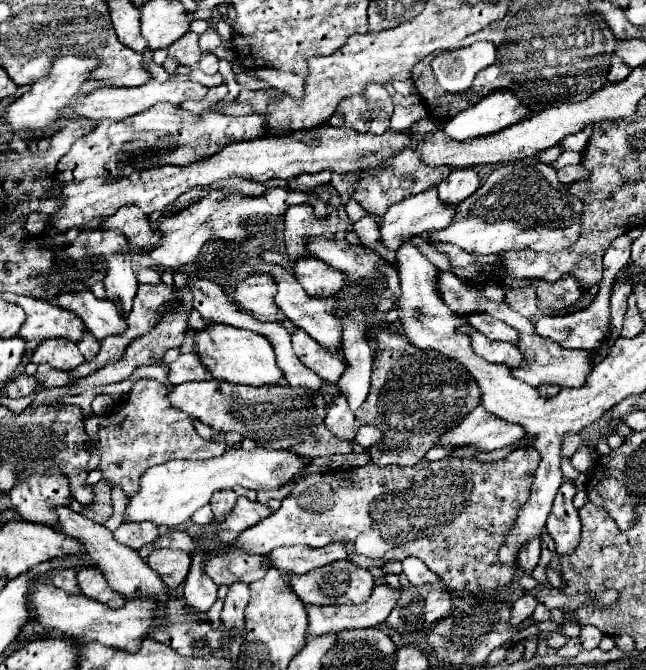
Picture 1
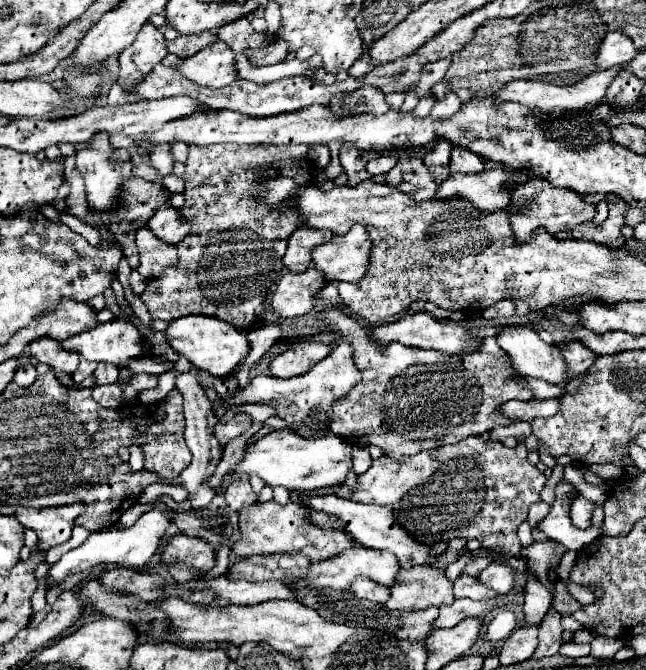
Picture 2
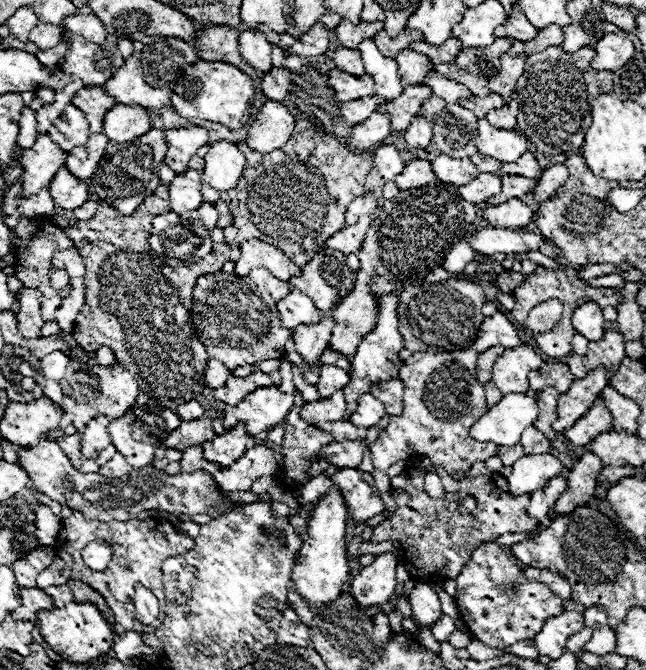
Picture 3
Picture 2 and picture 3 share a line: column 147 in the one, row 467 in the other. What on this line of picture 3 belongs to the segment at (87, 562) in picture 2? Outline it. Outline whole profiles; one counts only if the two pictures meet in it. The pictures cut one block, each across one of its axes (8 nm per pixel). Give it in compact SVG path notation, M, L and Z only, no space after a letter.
M530 454L522 456L512 464L512 474L508 476L510 494L530 494L542 488L550 478L562 472L562 462L554 454Z

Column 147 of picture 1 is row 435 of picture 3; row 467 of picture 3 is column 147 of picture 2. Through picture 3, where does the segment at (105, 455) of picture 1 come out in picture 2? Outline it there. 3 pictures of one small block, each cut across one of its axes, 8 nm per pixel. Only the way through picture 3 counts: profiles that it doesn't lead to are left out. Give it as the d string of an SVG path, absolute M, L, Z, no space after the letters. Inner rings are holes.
M134 374L128 380L128 384L132 388L136 388L138 392L142 392L142 390L148 390L148 388L156 388L158 386L158 376L156 374ZM182 434L152 436L140 446L144 452L144 470L158 474L164 482L172 482L192 460Z

